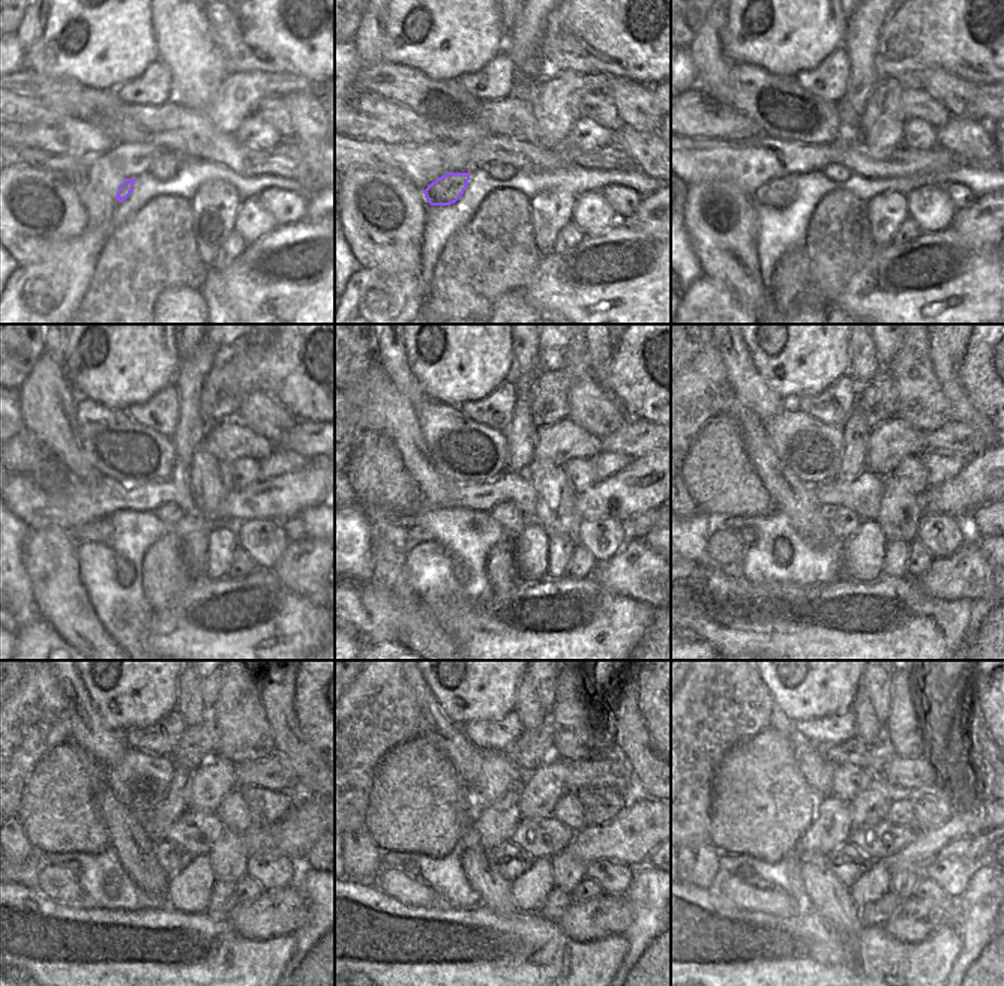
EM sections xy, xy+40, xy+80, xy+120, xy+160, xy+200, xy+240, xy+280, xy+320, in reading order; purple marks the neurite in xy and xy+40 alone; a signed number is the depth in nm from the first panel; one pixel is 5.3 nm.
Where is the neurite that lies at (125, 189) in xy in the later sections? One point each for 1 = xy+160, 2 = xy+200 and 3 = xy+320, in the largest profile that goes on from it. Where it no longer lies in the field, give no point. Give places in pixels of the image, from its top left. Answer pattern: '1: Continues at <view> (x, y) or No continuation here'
1: Continues at xy+160 (416, 535)
2: Continues at xy+200 (748, 535)
3: Continues at xy+320 (751, 878)

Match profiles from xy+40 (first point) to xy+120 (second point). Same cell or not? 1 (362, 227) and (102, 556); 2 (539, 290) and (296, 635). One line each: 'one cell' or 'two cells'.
1: two cells
2: one cell

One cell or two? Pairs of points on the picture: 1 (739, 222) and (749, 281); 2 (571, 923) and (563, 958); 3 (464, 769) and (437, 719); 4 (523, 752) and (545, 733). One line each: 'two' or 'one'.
1: one
2: two
3: one
4: one

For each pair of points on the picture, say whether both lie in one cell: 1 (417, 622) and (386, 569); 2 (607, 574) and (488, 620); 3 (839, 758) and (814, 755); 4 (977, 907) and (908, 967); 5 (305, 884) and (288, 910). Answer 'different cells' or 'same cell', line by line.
1: same cell
2: different cells
3: different cells
4: different cells
5: different cells

